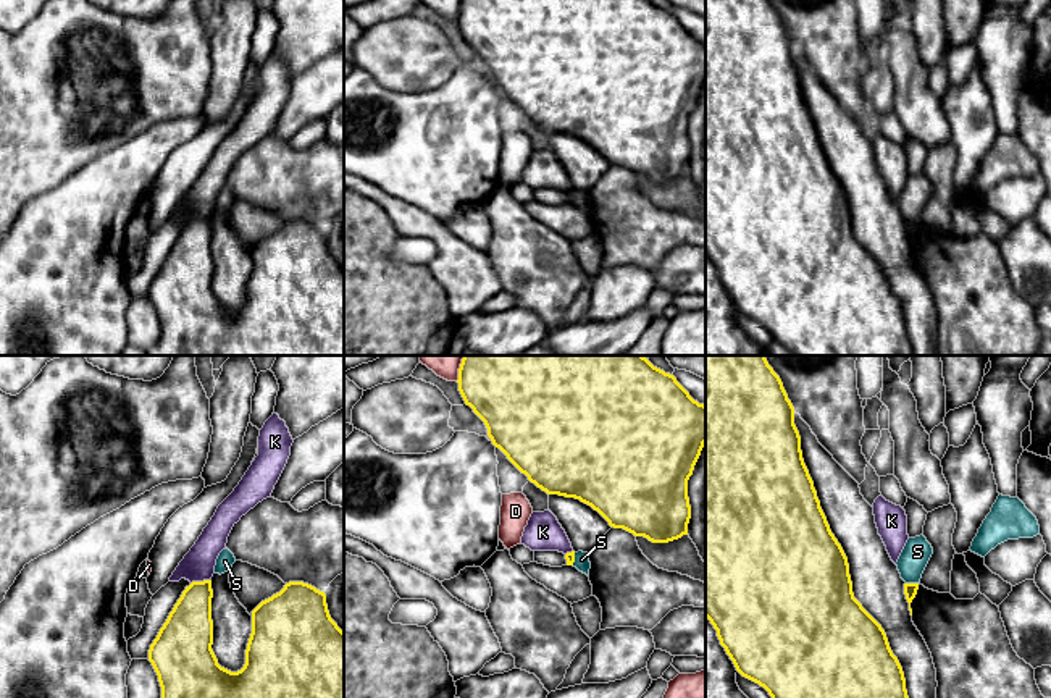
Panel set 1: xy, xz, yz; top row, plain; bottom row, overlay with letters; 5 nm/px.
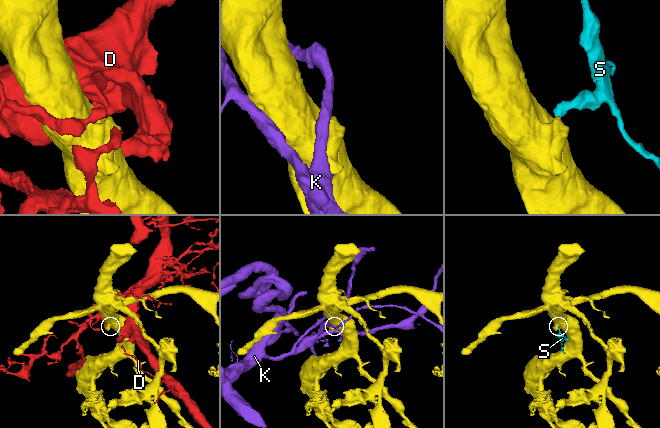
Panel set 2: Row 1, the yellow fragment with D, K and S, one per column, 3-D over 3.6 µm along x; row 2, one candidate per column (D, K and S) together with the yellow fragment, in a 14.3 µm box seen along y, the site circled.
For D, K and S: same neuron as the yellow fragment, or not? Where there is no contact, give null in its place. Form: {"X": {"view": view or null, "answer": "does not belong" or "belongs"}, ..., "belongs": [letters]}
{"D": {"view": "xz", "answer": "does not belong"}, "K": {"view": "xy", "answer": "does not belong"}, "S": {"view": "yz", "answer": "does not belong"}, "belongs": []}

